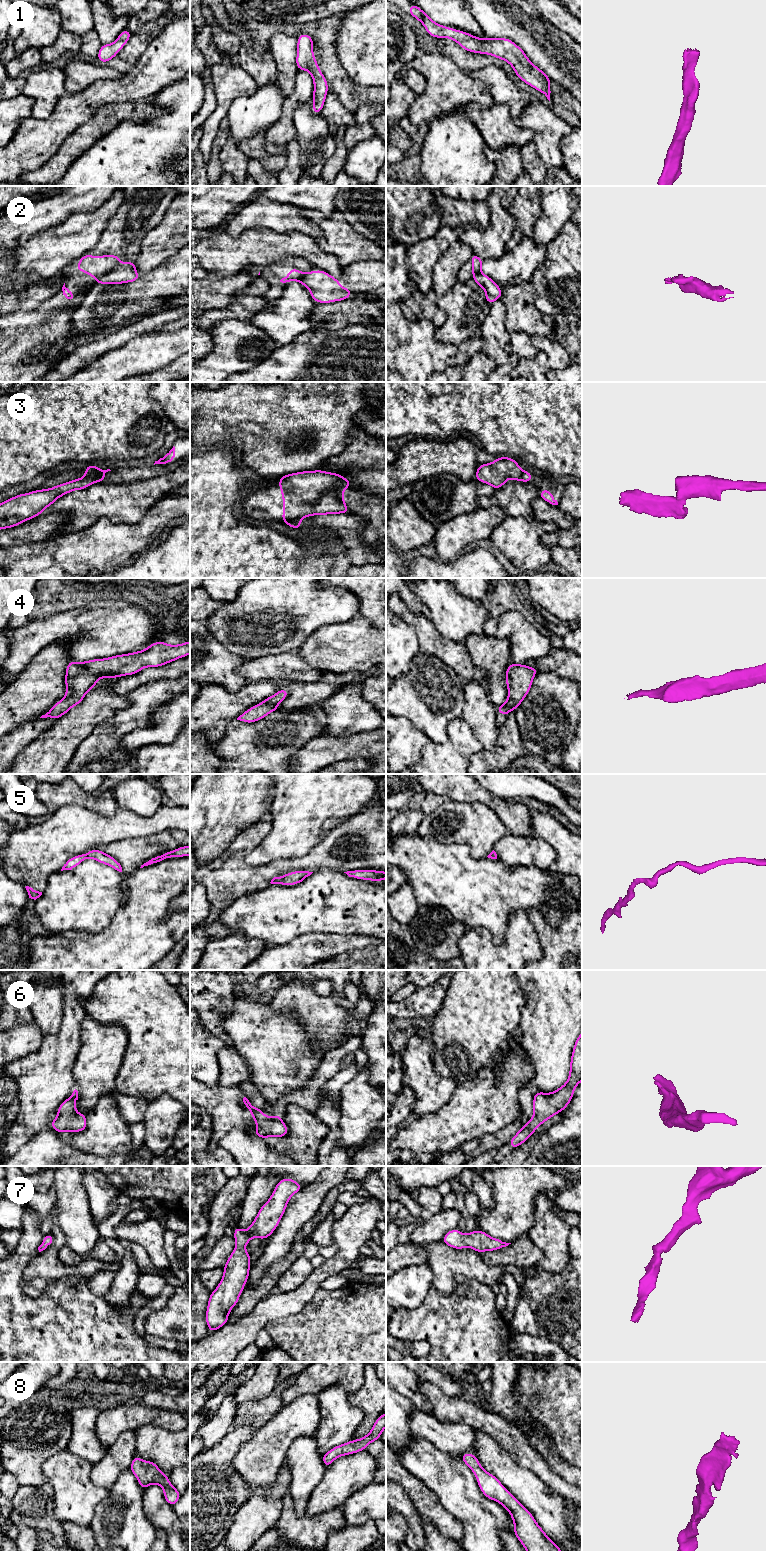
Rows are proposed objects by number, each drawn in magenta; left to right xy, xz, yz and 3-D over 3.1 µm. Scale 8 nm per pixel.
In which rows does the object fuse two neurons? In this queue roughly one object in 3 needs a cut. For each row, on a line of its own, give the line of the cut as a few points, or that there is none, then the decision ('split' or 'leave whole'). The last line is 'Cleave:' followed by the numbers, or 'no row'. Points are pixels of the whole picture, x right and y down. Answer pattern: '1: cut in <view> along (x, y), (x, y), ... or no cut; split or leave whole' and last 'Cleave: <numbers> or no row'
1: no cut; leave whole
2: cut in xy along (118, 262), (97, 281); split
3: cut in xy along (104, 473), (85, 477); split
4: no cut; leave whole
5: no cut; leave whole
6: no cut; leave whole
7: no cut; leave whole
8: no cut; leave whole
Cleave: 2, 3

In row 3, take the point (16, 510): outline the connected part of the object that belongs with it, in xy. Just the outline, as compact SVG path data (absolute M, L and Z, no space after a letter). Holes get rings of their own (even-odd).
M105 474L78 478L49 489L19 494L0 503L0 530L15 527L43 513L59 497L82 490L95 482L105 482Z

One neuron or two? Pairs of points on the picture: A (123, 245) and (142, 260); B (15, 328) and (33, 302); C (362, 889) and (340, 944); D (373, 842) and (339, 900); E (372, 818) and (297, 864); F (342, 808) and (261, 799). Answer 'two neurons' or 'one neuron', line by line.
A: two neurons
B: two neurons
C: two neurons
D: two neurons
E: one neuron
F: two neurons

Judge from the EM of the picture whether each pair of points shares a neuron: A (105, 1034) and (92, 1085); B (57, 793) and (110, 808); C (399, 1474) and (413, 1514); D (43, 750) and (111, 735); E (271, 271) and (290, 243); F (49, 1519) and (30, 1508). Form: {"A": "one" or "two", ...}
{"A": "one", "B": "one", "C": "two", "D": "two", "E": "two", "F": "one"}

